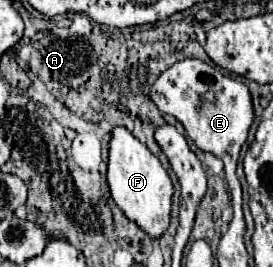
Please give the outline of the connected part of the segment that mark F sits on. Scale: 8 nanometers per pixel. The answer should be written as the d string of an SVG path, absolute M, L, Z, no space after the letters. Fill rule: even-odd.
M119 125L111 131L107 177L111 197L117 203L117 207L127 215L127 219L135 221L151 237L161 237L169 227L173 183L167 171L163 169L161 161L147 149L147 145L143 145L125 127Z

